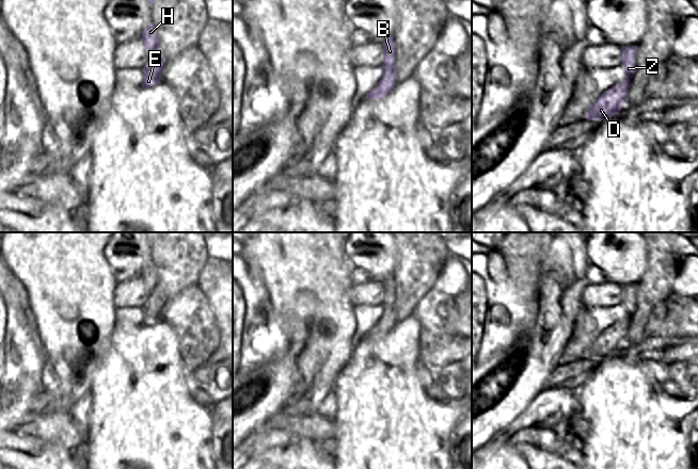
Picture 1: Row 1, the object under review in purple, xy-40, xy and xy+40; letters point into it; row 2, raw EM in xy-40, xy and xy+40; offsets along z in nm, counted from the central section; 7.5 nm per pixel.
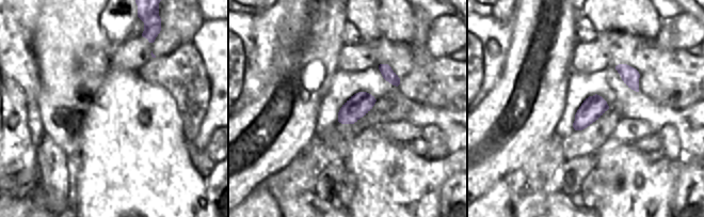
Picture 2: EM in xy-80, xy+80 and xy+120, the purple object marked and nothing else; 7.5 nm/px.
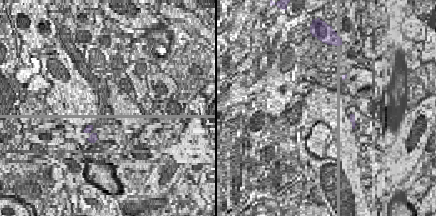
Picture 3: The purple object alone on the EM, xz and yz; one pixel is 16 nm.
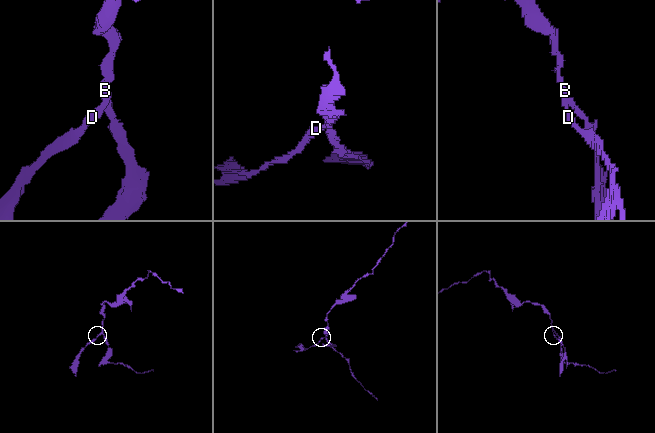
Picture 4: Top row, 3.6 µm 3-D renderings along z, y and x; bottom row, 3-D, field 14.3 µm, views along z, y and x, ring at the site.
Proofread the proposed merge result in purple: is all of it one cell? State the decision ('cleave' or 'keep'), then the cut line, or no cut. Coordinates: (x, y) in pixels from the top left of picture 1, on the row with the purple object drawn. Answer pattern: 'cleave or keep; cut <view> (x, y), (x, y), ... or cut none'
cleave; cut xy (379, 83), (379, 89), (382, 92), (389, 93)

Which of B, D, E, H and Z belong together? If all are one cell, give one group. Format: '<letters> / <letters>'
B E H Z / D

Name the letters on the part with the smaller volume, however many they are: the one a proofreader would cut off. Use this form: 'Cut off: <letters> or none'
Cut off: D

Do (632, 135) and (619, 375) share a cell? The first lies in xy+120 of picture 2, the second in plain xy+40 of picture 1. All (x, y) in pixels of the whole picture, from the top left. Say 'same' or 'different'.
different

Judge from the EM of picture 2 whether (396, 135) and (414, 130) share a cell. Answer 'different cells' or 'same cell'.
same cell

